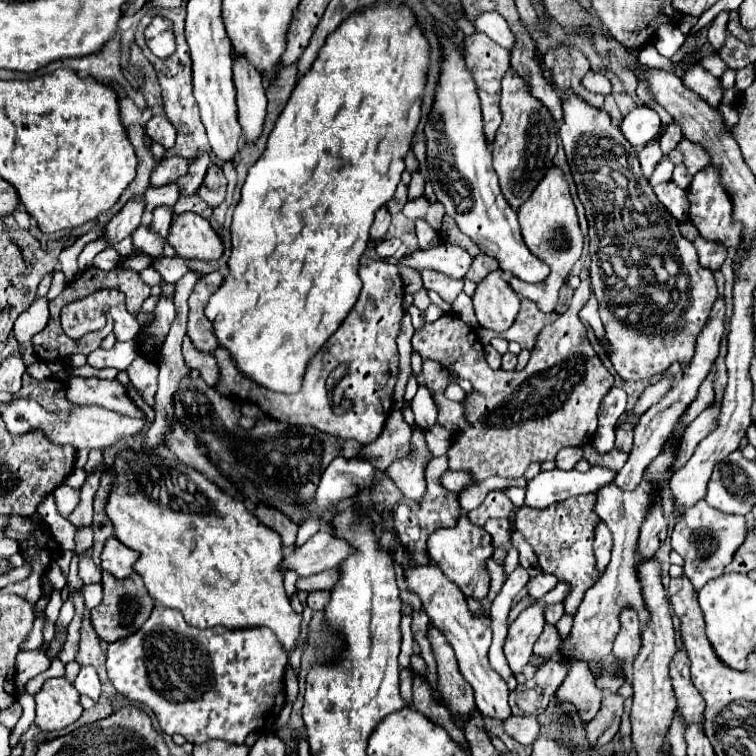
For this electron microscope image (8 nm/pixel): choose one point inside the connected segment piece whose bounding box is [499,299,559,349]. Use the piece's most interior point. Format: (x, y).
(530, 321)

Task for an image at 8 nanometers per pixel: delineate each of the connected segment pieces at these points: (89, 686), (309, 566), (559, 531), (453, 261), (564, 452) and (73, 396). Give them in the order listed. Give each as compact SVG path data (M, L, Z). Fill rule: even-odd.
M81 667L81 673L79 673L79 677L75 679L73 685L81 695L89 695L93 701L99 699L101 683L99 683L99 677L97 677L93 667Z
M321 529L303 547L287 553L281 569L295 569L301 577L315 575L339 567L351 553L355 553L355 547L327 529Z
M577 495L573 499L565 499L553 503L545 509L533 509L523 505L517 513L517 531L525 537L525 541L533 547L543 573L555 575L559 581L567 581L571 585L571 593L565 597L565 613L575 613L583 593L596 583L601 573L595 569L593 553L593 539L595 539L595 525L600 521L595 513L597 495Z
M441 245L429 251L417 249L411 255L403 255L397 261L399 267L411 267L415 271L423 269L435 269L439 273L445 273L447 277L453 279L463 279L469 265L471 265L471 255L463 251L461 247L455 245Z
M566 447L561 449L556 456L556 468L571 471L577 461L583 458L583 451L581 447Z
M71 377L67 381L67 399L77 405L99 405L127 417L145 417L145 413L127 395L125 385L121 385L117 379L103 381L95 377Z

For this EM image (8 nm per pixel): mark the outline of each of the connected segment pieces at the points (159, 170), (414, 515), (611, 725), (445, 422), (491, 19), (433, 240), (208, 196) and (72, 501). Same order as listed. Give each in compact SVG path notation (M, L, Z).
M183 157L161 159L161 163L151 173L151 185L161 187L161 185L175 183L179 177L183 177L183 173L187 173L187 165L189 161L183 161Z
M435 457L435 461L429 463L427 467L427 493L421 501L403 501L393 507L393 521L395 521L395 531L399 535L399 541L411 551L417 563L427 563L431 561L427 555L427 537L439 529L439 527L453 527L459 519L461 508L458 503L458 494L445 491L441 485L441 477L447 471L447 459L445 457Z
M617 693L603 697L599 713L595 715L595 719L587 723L587 741L591 745L609 743L619 729L621 715L623 715L623 697Z
M435 395L435 401L439 405L439 417L437 417L439 425L443 425L445 429L459 429L459 431L471 427L471 423L465 419L463 403L453 403L443 395Z
M495 11L483 13L483 15L475 21L475 27L477 27L477 31L485 33L487 37L491 37L491 39L497 41L499 45L503 45L505 49L509 49L509 51L513 49L515 37L513 37L507 21L505 21L499 13L495 13Z
M417 219L415 221L415 229L417 229L419 247L435 247L435 245L441 245L439 243L439 233L435 229L431 229L423 219Z
M211 165L211 167L207 169L205 181L203 181L203 185L199 187L197 195L199 195L205 203L209 203L211 207L219 207L219 205L223 203L223 199L225 199L225 187L227 187L227 179L225 179L221 167L219 167L219 165Z
M61 485L53 491L58 512L62 517L68 519L69 515L79 505L79 489L71 489L67 485Z

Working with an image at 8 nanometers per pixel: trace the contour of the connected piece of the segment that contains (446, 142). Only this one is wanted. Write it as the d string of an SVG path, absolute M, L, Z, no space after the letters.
M449 41L445 45L445 63L441 67L441 81L435 93L435 105L425 125L427 135L427 171L429 181L437 199L443 203L445 213L455 219L459 229L469 235L483 253L499 259L499 265L513 273L515 277L537 283L547 277L549 269L543 261L539 261L521 239L517 213L507 205L499 183L497 173L491 165L491 151L487 147L483 135L481 107L475 91L475 83L467 65L457 51L457 47Z

